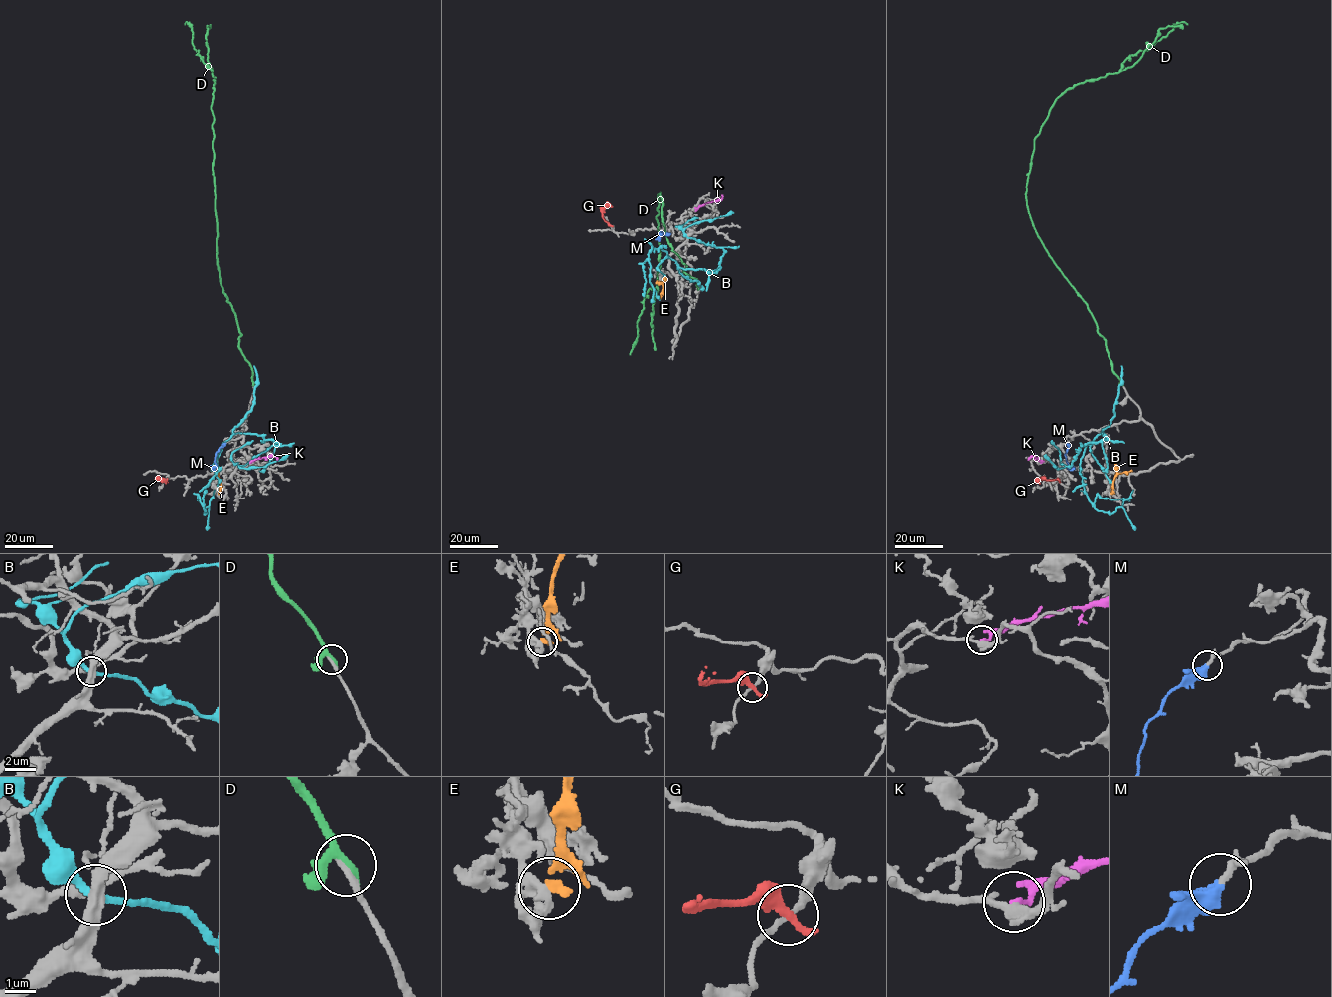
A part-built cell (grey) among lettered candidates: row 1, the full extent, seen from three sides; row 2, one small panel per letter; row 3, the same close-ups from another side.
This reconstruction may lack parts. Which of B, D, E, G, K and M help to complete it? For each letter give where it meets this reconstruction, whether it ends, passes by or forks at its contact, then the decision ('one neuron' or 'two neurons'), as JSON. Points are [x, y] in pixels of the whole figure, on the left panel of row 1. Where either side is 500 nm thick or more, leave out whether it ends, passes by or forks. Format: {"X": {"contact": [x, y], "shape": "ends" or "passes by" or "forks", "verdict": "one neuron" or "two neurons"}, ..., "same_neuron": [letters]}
{"B": {"contact": [242, 466], "shape": "passes by", "verdict": "two neurons"}, "D": {"contact": [253, 383], "shape": "passes by", "verdict": "two neurons"}, "E": {"contact": [219, 493], "shape": "ends", "verdict": "two neurons"}, "G": {"contact": [165, 481], "shape": "ends", "verdict": "two neurons"}, "K": {"contact": [250, 462], "shape": "ends", "verdict": "two neurons"}, "M": {"contact": [225, 443], "verdict": "one neuron"}, "same_neuron": ["M"]}

